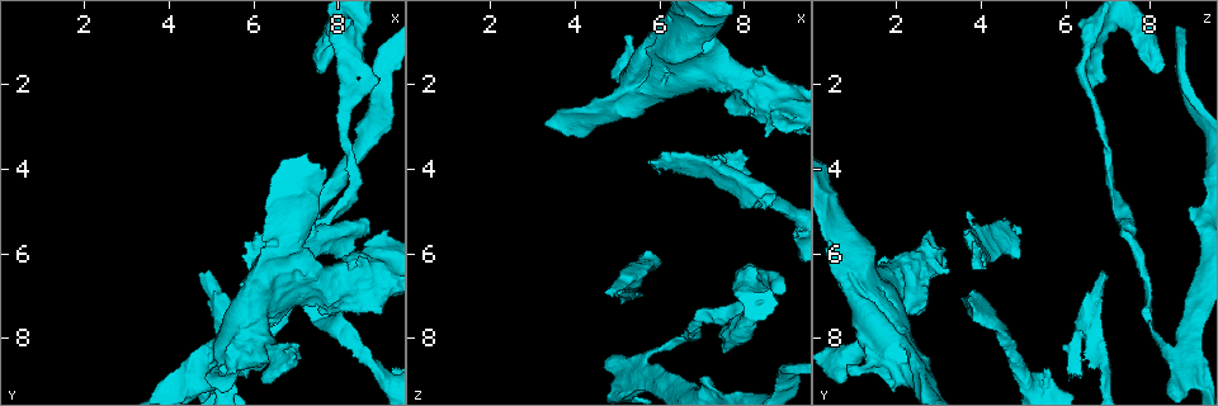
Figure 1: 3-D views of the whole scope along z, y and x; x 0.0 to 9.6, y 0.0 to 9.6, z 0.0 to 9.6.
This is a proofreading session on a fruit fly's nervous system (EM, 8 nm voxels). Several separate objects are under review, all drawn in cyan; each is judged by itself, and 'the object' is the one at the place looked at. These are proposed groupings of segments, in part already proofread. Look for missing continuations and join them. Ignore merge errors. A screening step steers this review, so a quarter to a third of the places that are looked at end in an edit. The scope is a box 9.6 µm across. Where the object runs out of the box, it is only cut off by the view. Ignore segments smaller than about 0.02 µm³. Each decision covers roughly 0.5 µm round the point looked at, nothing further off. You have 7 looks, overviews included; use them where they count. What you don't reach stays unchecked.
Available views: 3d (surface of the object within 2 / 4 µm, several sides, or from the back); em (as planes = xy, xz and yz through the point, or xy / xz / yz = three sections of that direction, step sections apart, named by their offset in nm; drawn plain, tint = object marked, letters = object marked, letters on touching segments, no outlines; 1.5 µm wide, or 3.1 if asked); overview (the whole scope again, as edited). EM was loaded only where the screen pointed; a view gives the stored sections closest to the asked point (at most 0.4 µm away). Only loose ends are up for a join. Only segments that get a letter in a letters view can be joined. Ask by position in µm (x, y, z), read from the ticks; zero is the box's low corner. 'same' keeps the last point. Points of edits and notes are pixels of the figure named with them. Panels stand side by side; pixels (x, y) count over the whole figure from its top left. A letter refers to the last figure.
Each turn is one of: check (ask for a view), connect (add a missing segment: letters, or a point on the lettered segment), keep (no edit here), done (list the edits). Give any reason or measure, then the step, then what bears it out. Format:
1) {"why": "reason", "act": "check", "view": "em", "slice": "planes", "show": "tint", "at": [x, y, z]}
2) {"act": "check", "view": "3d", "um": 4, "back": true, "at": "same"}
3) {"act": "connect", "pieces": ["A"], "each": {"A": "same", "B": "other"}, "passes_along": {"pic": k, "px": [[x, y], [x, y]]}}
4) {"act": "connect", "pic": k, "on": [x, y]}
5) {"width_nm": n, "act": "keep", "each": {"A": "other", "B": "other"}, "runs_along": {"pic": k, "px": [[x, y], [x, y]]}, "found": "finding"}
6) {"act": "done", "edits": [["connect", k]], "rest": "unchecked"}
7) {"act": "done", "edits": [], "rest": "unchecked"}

{"why": "branch stops here", "act": "check", "view": "3d", "um": 4, "at": [4.25, 8.60, 2.45]}

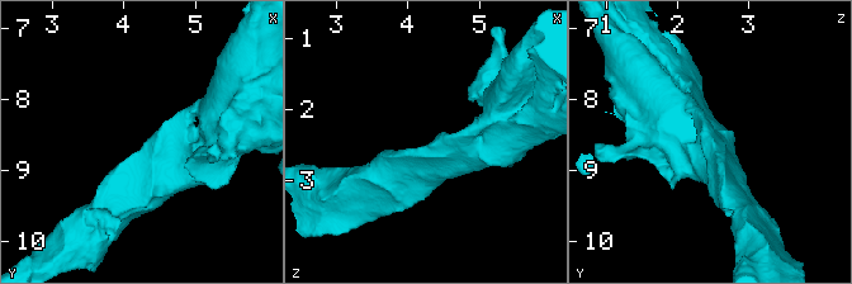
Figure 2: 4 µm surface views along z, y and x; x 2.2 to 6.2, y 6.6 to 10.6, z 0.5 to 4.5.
{"why": "shape alone is not enough", "act": "check", "view": "em", "slice": "xy", "step": 8, "show": "letters", "at": [4.25, 8.60, 2.45]}

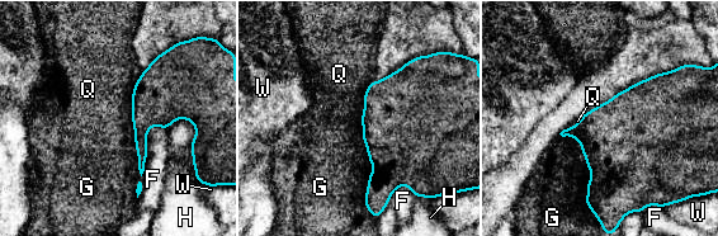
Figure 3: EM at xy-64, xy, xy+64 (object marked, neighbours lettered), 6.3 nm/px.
{"act": "keep", "each": {"F": "other", "G": "other", "H": "other", "Q": "other", "W": "other"}, "border": {"pic": 3, "px": [[143, 70], [132, 93], [132, 138]]}, "found": "none of them fits"}

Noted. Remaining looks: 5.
{"why": "branch stops here", "act": "check", "view": "em", "slice": "planes", "show": "plain", "at": [7.60, 1.70, 8.25]}

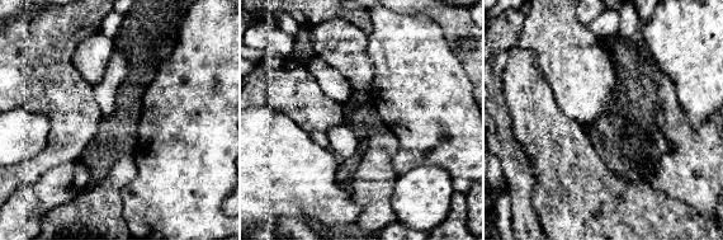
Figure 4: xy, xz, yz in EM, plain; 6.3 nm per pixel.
{"why": "see the neighbours", "act": "check", "view": "em", "slice": "planes", "show": "letters", "at": "same"}

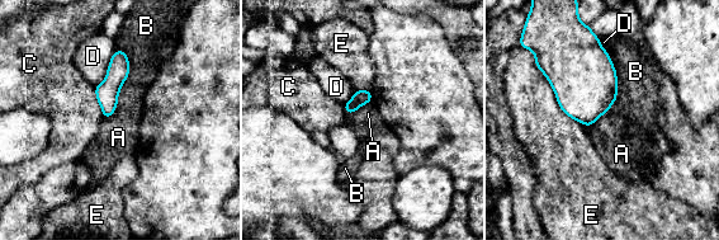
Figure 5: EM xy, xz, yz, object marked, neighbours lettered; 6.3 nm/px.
{"act": "keep", "each": {"A": "other", "B": "other", "C": "other", "D": "other", "E": "other"}, "runs_along": {"pic": 5, "px": [[122, 53], [108, 89], [107, 114]]}, "found": "no lettered segment goes on from it"}

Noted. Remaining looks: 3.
{"why": "thick end", "act": "check", "view": "3d", "um": 4, "back": true, "at": [6.20, 9.05, 0.75]}

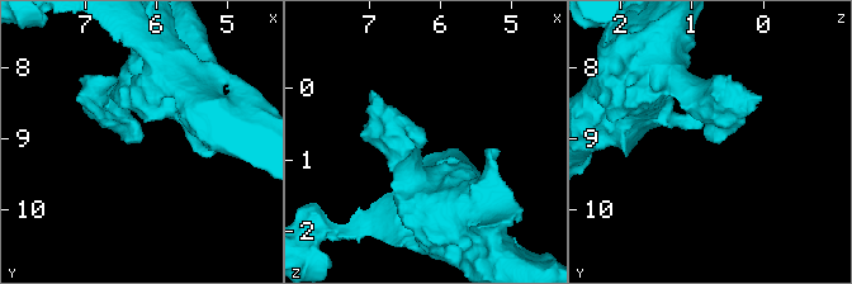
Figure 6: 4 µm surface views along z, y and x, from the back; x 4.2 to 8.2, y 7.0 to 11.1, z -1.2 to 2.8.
{"why": "shape alone is not enough", "act": "check", "view": "em", "slice": "planes", "show": "letters", "at": [6.20, 9.05, 0.70]}

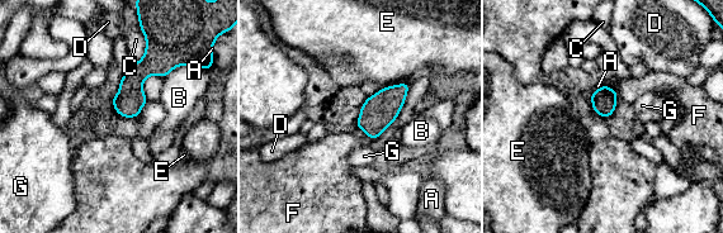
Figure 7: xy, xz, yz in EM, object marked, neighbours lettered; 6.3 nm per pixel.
{"longest_contact_nm": ["C", 200], "act": "keep", "each": {"A": "other", "B": "other", "C": "other", "D": "other", "E": "other", "F": "other", "G": "other"}, "found": "no lettered segment goes on from it"}

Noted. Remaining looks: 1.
{"act": "done", "edits": [], "rest": "unchecked"}

